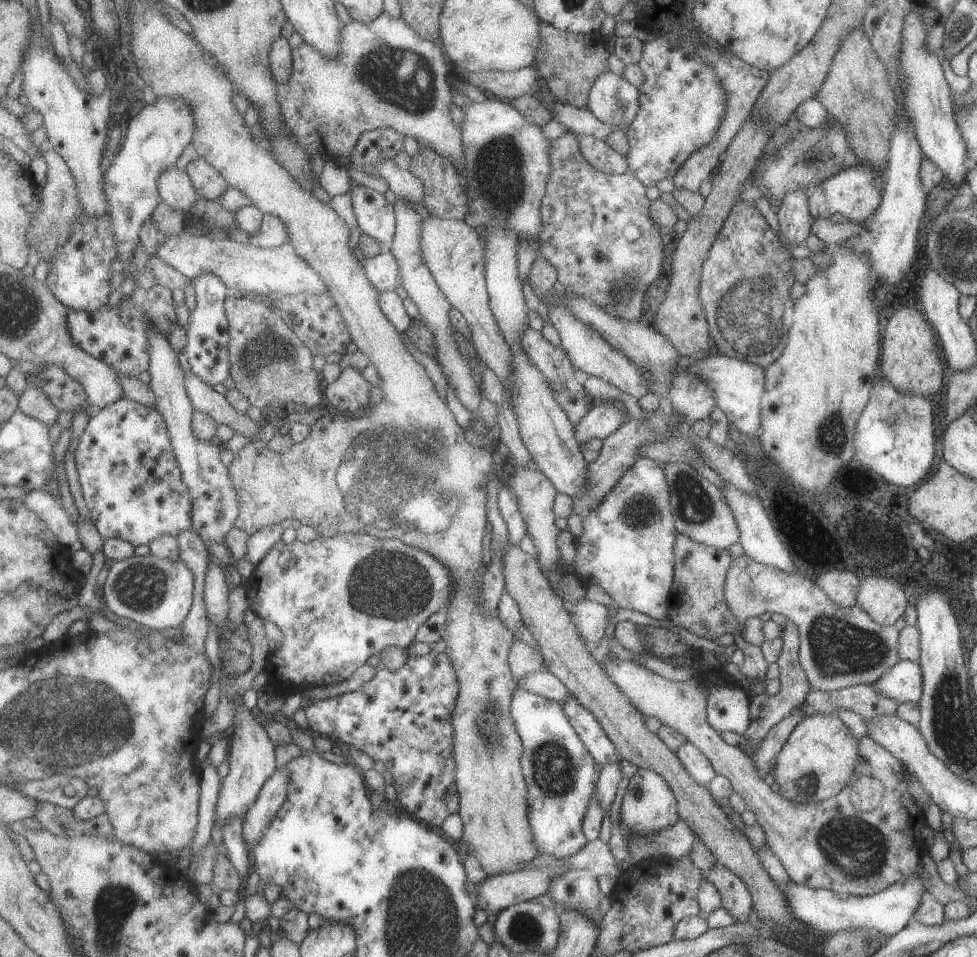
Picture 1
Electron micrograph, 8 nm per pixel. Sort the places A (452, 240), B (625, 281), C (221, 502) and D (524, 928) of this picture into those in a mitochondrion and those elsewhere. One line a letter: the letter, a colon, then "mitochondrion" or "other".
A: other
B: mitochondrion
C: mitochondrion
D: mitochondrion

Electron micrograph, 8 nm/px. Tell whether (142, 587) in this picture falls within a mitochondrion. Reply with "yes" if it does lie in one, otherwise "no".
yes

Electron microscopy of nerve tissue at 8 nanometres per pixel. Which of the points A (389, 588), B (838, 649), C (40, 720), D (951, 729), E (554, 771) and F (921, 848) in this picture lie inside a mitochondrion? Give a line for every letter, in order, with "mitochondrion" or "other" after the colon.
A: mitochondrion
B: mitochondrion
C: mitochondrion
D: mitochondrion
E: mitochondrion
F: other

